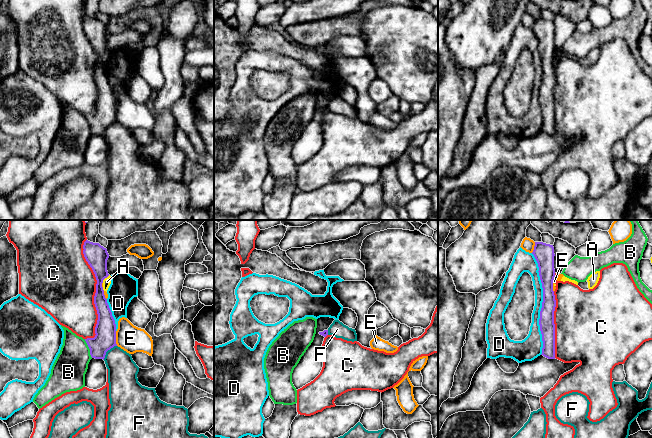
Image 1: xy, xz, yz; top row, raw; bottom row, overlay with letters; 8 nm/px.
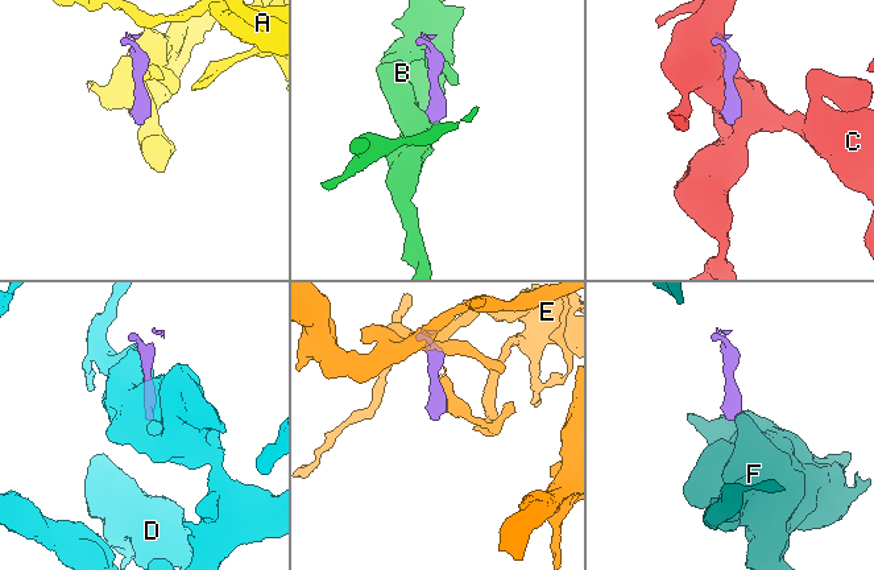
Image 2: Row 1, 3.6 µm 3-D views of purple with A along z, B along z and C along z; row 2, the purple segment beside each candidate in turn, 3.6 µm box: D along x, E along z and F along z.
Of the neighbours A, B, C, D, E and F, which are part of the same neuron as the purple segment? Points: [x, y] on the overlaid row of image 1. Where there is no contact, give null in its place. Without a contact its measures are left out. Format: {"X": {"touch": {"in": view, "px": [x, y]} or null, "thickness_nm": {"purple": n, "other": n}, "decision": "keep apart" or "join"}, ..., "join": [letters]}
{"A": {"touch": {"in": "xy", "px": [105, 277]}, "thickness_nm": {"purple": 180, "other": 60}, "decision": "keep apart"}, "B": {"touch": {"in": "xy", "px": [89, 348]}, "thickness_nm": {"purple": 170, "other": 280}, "decision": "keep apart"}, "C": {"touch": {"in": "xy", "px": [96, 292]}, "thickness_nm": {"purple": 140, "other": 480}, "decision": "keep apart"}, "D": {"touch": {"in": "yz", "px": [542, 304]}, "thickness_nm": {"purple": 130, "other": 100}, "decision": "keep apart"}, "E": {"touch": {"in": "xy", "px": [115, 338]}, "thickness_nm": {"purple": 170, "other": 220}, "decision": "keep apart"}, "F": {"touch": {"in": "xy", "px": [107, 350]}, "thickness_nm": {"purple": 170, "other": 240}, "decision": "keep apart"}, "join": []}

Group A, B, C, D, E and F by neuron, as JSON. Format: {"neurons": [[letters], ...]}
{"neurons": [["A"], ["B"], ["C"], ["D"], ["E"], ["F"]]}

